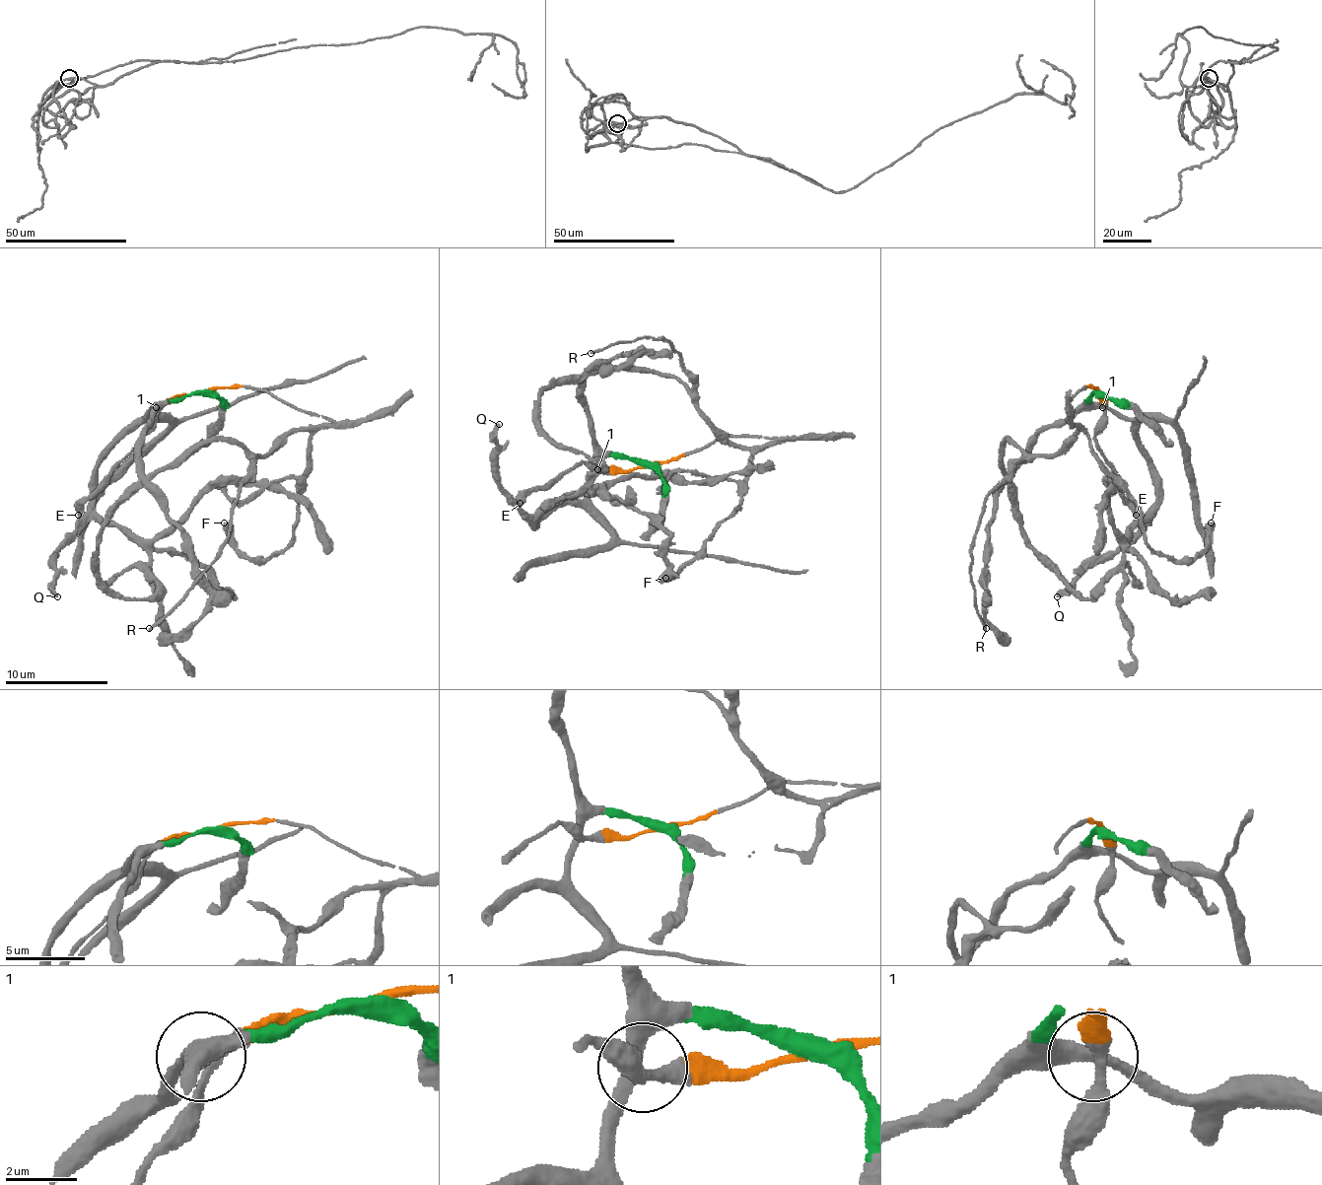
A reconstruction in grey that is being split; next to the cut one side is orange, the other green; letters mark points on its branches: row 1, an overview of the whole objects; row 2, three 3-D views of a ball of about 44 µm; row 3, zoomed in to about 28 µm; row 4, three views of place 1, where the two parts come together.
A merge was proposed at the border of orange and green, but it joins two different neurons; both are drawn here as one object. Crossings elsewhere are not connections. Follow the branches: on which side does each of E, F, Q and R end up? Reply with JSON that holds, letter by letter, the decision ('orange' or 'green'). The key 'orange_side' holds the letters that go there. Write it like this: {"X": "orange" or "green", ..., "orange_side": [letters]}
{"E": "orange", "F": "orange", "Q": "green", "R": "orange", "orange_side": ["E", "F", "R"]}

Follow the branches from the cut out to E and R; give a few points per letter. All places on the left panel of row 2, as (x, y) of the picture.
E: (205, 391), (172, 396), (148, 430), (84, 503), (79, 516)
R: (205, 391), (262, 388), (329, 422), (293, 428), (267, 453), (256, 455), (236, 497), (221, 554), (148, 629)

